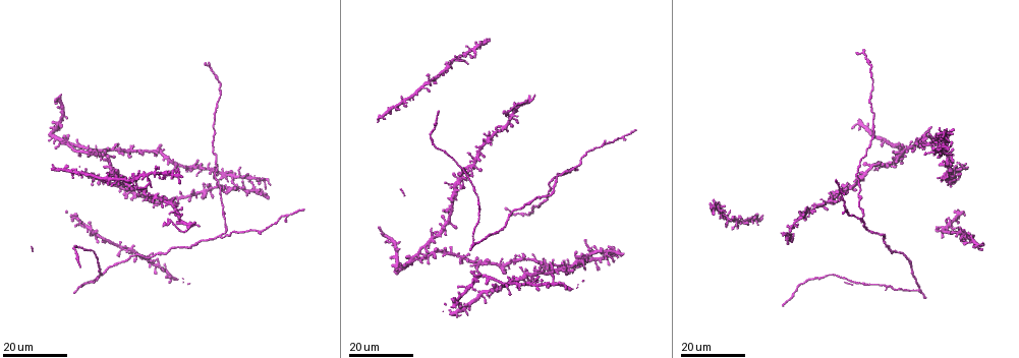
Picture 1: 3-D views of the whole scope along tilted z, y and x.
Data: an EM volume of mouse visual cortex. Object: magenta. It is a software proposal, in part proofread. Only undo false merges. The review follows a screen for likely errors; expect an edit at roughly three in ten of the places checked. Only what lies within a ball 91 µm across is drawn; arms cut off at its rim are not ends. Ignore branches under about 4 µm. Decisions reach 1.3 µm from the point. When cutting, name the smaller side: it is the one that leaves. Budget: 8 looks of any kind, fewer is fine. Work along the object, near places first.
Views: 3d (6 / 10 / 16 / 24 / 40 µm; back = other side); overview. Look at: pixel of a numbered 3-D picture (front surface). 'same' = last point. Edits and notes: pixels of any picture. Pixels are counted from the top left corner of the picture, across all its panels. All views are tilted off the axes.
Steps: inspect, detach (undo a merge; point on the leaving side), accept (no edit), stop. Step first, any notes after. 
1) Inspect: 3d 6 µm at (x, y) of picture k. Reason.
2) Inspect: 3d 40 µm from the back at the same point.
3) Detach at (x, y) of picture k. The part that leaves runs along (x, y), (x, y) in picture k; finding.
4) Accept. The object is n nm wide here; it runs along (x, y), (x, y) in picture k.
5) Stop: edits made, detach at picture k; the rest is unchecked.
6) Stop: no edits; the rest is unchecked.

Inspect: 3d 24 µm at (235, 183) of picture 1. Small branch off a trunk.

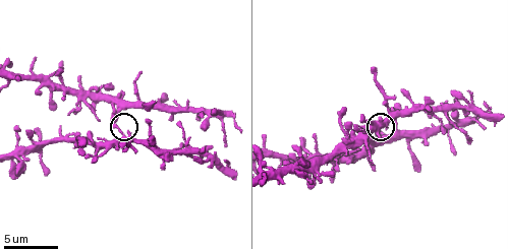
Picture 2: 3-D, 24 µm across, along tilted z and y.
Inspect: 3d 6 µm at (123, 135) of picture 2.

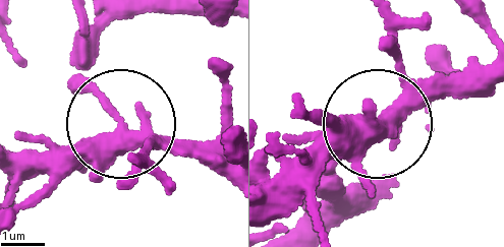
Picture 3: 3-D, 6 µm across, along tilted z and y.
Accept. 3 arms meet here; it runs along (267, 209), (463, 69) in picture 3; continuous, no second neuron.

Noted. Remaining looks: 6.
Inspect: 3d 24 µm at (789, 228) of picture 1. Four or more arms meet.

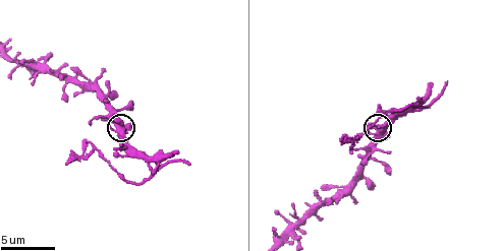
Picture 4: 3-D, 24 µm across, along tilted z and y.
Inspect: 3d 10 µm at (121, 125) of picture 4.

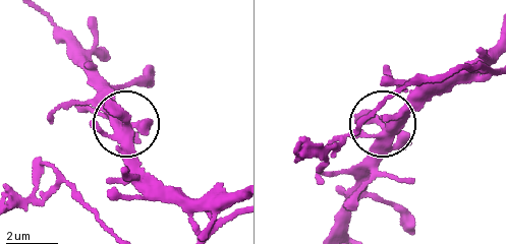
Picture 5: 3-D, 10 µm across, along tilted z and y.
Accept. 5 arms meet here; one neuron here.

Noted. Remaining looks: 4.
Inspect: 3d 16 µm at (147, 175) of picture 1. Sudden change in width.

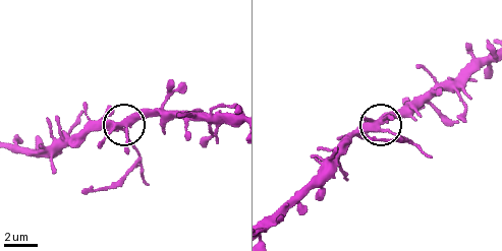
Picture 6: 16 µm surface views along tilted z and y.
Inspect: 3d 10 µm at (123, 128) of picture 6.

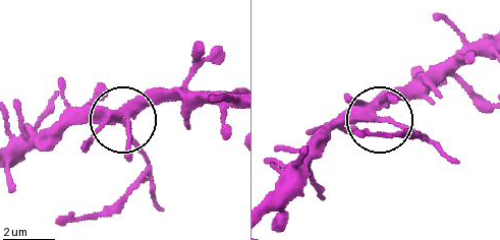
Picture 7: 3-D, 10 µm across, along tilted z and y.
Detach at (144, 154) of picture 7. 4 arms meet here; a second neuron is stuck on.

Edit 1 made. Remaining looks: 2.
Stop: edits made, detach at picture 7; the rest is unchecked.

